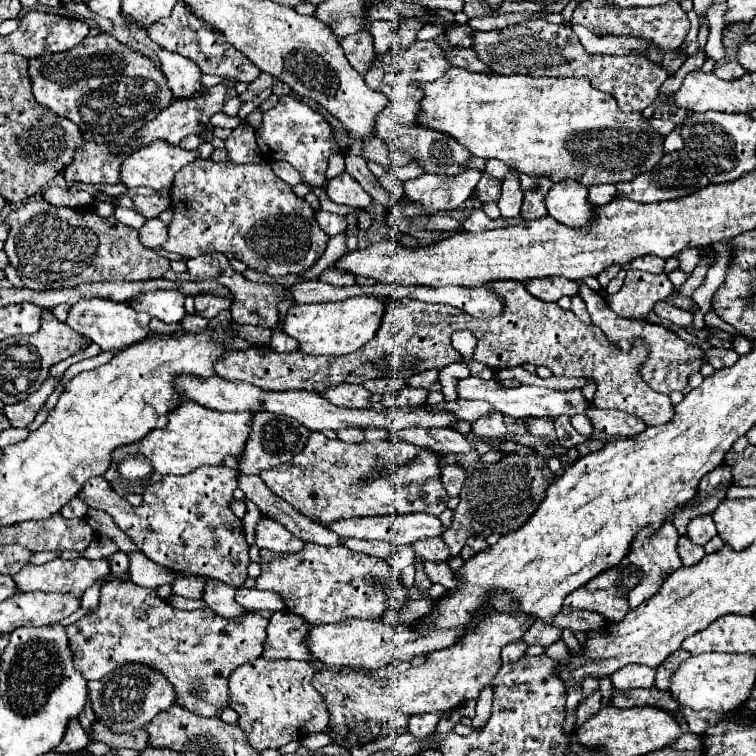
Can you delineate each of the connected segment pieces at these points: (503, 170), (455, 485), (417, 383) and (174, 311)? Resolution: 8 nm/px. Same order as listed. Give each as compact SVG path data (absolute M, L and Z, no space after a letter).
M487 160L487 172L491 172L491 176L497 180L505 180L505 176L511 172L511 168L499 160Z
M443 466L441 468L441 482L443 482L443 488L447 490L449 496L459 496L465 476L467 476L467 472L459 466Z
M429 370L429 372L421 372L413 378L407 380L407 386L411 388L425 388L425 390L441 390L439 384L439 370Z
M153 290L153 292L141 292L137 294L129 306L137 312L147 312L153 318L159 318L165 324L179 324L185 316L183 308L185 296L175 290Z

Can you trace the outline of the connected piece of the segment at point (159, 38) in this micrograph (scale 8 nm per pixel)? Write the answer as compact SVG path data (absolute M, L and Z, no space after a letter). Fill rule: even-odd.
M181 2L175 6L169 18L153 24L147 36L159 46L163 46L165 50L177 52L193 60L203 74L217 74L217 76L231 78L235 82L253 82L261 74L257 68L253 68L253 64L249 64L249 60L245 60L245 56L241 56L231 44L225 42L225 36L221 36L221 32L213 32L213 28L209 28L203 20L197 20Z

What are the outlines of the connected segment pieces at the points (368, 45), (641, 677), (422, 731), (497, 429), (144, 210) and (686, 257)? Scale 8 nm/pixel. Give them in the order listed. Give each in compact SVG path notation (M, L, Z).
M357 32L341 40L341 48L349 60L349 64L359 72L365 74L373 62L373 36L369 32Z
M629 666L621 668L611 676L613 688L619 692L627 692L633 688L653 688L655 684L655 670L653 668L641 668L641 666Z
M429 714L429 716L413 716L409 720L409 734L413 734L415 738L425 738L425 736L435 732L439 720L441 718L433 716L433 714Z
M495 410L489 412L487 416L481 416L479 420L475 420L471 424L471 430L483 438L493 440L493 444L501 444L501 436L507 432L501 412L495 412Z
M135 194L131 200L133 200L135 210L145 218L157 218L169 206L169 202L163 196L137 196Z
M685 248L683 252L677 254L679 258L679 268L687 274L691 274L695 270L695 266L699 264L699 248Z

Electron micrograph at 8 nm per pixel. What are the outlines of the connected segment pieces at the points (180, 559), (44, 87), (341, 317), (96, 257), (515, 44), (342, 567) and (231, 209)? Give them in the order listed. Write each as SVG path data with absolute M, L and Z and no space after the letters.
M201 466L185 476L163 476L143 492L143 504L139 508L133 508L127 500L119 498L103 476L87 480L77 496L89 508L113 516L115 524L155 564L241 588L248 578L249 554L243 522L229 510L235 488L237 470L227 466Z
M105 32L99 36L87 36L73 50L29 60L29 76L33 80L33 94L37 102L45 104L59 116L65 116L71 122L75 122L81 128L83 138L97 144L127 144L127 140L143 124L153 120L173 100L167 86L167 78L161 72L161 68L157 68L153 60L131 50L129 46L121 44L111 34Z
M355 296L347 298L343 302L323 302L323 304L293 304L289 312L281 318L283 332L299 342L299 350L307 354L333 354L333 356L343 356L351 354L377 334L377 328L381 324L381 316L385 316L385 304L381 304L375 298L369 296Z
M39 200L13 210L5 222L11 226L11 232L3 250L9 258L9 264L17 270L17 276L21 278L23 286L31 290L73 288L85 282L101 282L101 280L153 280L153 278L163 278L163 274L169 270L169 260L165 256L141 246L135 228L125 224L119 226L117 218L101 218L93 210L43 206Z
M529 20L501 30L479 32L471 30L473 50L477 58L489 66L495 74L527 74L527 76L553 76L553 78L587 78L593 88L609 92L621 112L645 110L655 98L659 86L667 80L667 72L661 64L641 54L629 56L603 56L589 54L581 48L579 38L569 26L549 24L545 20Z
M307 542L301 552L293 552L293 554L277 554L271 550L261 550L261 576L257 578L255 588L277 592L285 602L285 608L297 616L303 616L309 624L331 624L347 618L377 620L387 610L385 606L387 598L395 596L399 602L403 602L407 598L407 588L399 584L397 576L399 572L387 560L357 554L345 546L327 548L327 546Z
M197 158L177 174L171 188L171 206L175 214L173 222L169 224L169 240L163 244L163 250L181 254L183 258L197 258L209 252L233 254L237 260L245 262L257 272L287 276L303 274L307 268L311 268L323 256L329 240L315 220L315 210L303 198L297 198L289 184L273 174L269 162L229 164L213 162L211 158Z

